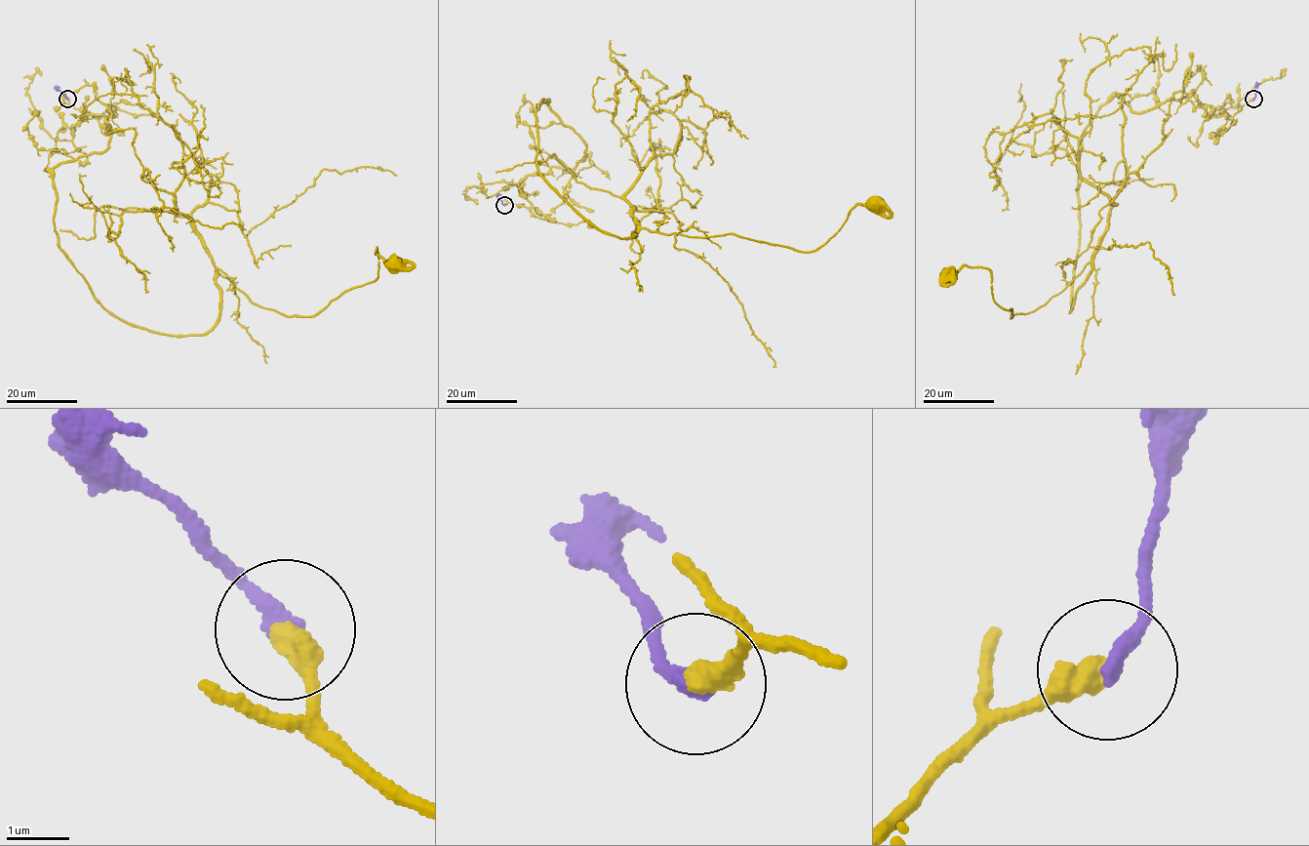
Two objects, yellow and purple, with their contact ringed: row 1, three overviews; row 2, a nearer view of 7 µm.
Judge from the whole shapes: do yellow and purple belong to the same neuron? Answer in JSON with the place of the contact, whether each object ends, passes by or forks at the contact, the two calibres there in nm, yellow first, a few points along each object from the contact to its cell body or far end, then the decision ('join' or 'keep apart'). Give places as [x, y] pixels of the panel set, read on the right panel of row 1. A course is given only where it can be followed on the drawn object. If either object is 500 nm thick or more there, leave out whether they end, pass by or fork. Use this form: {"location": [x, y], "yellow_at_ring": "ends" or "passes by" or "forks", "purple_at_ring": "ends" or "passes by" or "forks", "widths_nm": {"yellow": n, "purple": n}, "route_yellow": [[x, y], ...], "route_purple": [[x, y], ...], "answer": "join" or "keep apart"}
{"location": [1253, 99], "yellow_at_ring": "ends", "purple_at_ring": "ends", "widths_nm": {"yellow": 440, "purple": 280}, "route_yellow": [[1253, 100], [1227, 117], [1190, 94], [1100, 106], [1069, 311], [1088, 262], [1011, 318], [989, 270], [950, 277]], "route_purple": [[1253, 100], [1255, 82]], "answer": "join"}

